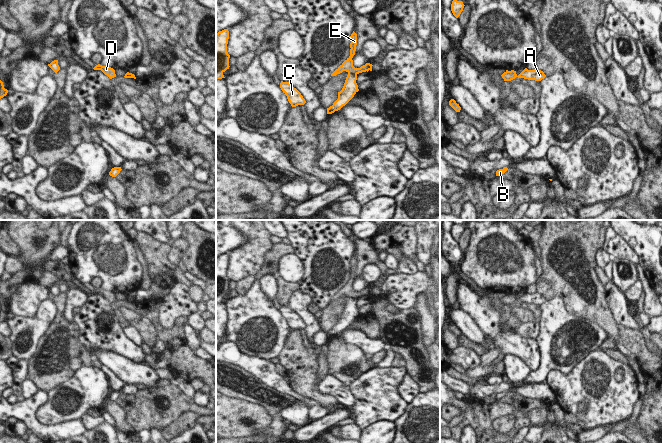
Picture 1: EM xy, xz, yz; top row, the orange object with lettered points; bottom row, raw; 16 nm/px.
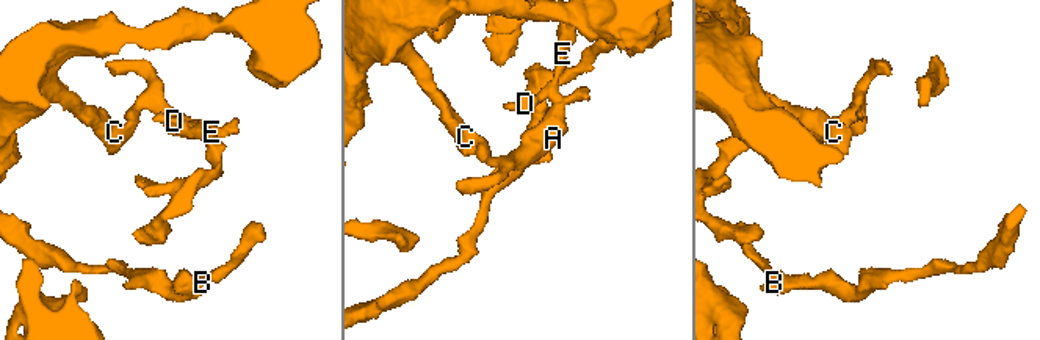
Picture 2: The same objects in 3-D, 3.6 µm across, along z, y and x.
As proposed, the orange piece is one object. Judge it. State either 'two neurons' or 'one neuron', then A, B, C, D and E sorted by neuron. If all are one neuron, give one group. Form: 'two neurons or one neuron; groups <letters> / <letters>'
two neurons; groups A B C / D E

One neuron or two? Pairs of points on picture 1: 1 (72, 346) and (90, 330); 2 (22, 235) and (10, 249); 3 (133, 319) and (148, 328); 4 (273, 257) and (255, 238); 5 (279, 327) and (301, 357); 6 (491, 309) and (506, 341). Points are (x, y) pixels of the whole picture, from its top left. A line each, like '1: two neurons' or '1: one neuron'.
1: two neurons
2: two neurons
3: one neuron
4: two neurons
5: two neurons
6: one neuron

